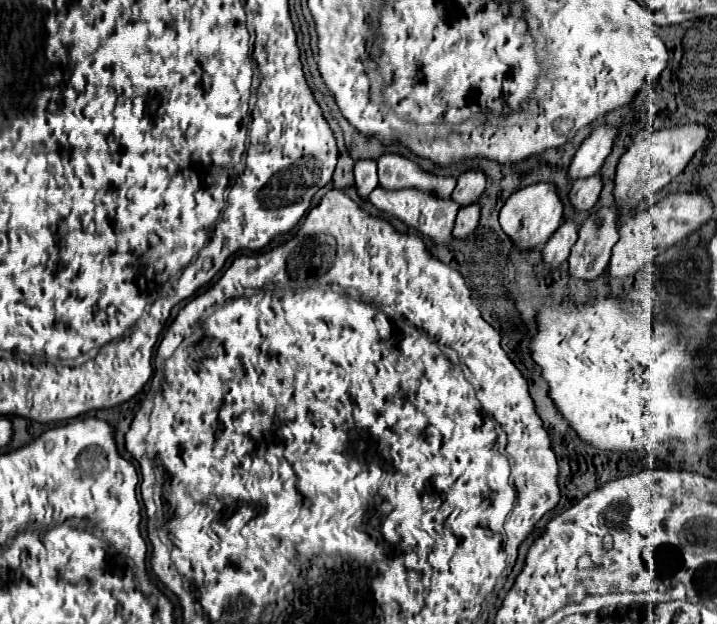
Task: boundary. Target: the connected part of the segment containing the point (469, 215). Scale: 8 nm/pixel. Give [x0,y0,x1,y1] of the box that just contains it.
[453,204,479,240]

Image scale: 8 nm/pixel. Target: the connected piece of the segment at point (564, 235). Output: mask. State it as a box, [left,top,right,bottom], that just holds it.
[541,220,577,268]

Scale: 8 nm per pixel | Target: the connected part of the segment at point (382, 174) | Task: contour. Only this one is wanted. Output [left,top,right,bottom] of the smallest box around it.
[377,154,455,198]

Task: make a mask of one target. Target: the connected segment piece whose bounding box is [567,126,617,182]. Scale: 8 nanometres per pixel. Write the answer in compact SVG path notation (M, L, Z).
M601 126L591 132L591 136L579 146L579 150L575 152L575 156L571 160L571 166L567 172L571 182L577 178L595 176L599 172L607 154L611 152L615 134L617 134L617 130L609 128L609 126Z

